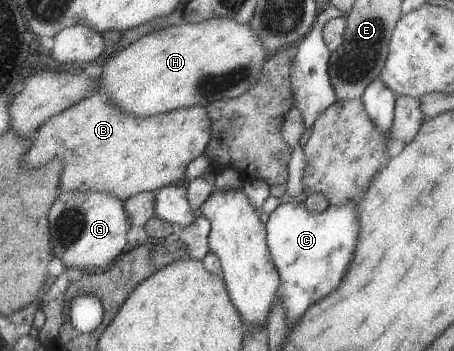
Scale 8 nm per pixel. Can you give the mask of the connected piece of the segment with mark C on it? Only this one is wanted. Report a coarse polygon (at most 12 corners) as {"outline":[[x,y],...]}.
{"outline":[[356,202],[268,214],[277,295],[294,325],[342,281]]}

